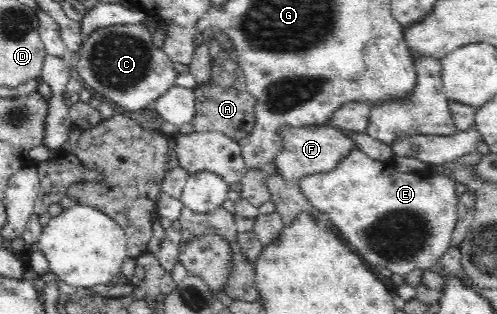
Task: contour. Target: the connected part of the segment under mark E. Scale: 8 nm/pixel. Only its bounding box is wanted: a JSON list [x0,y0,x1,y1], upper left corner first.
[297,148,458,276]

